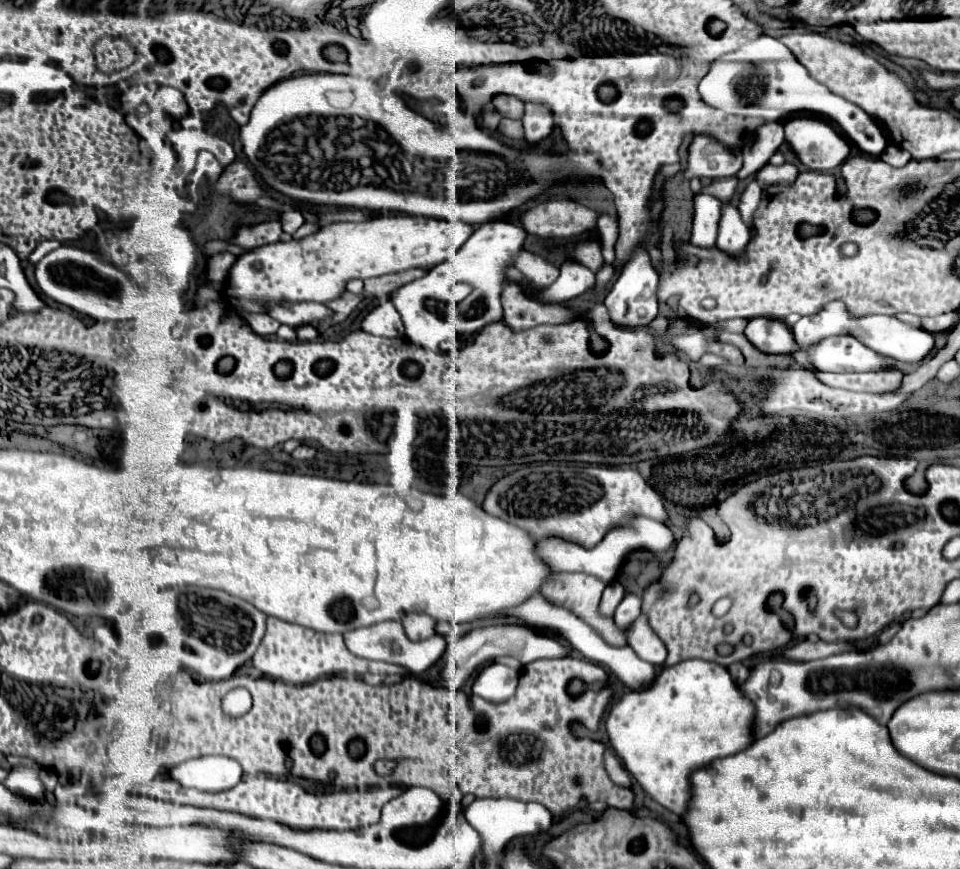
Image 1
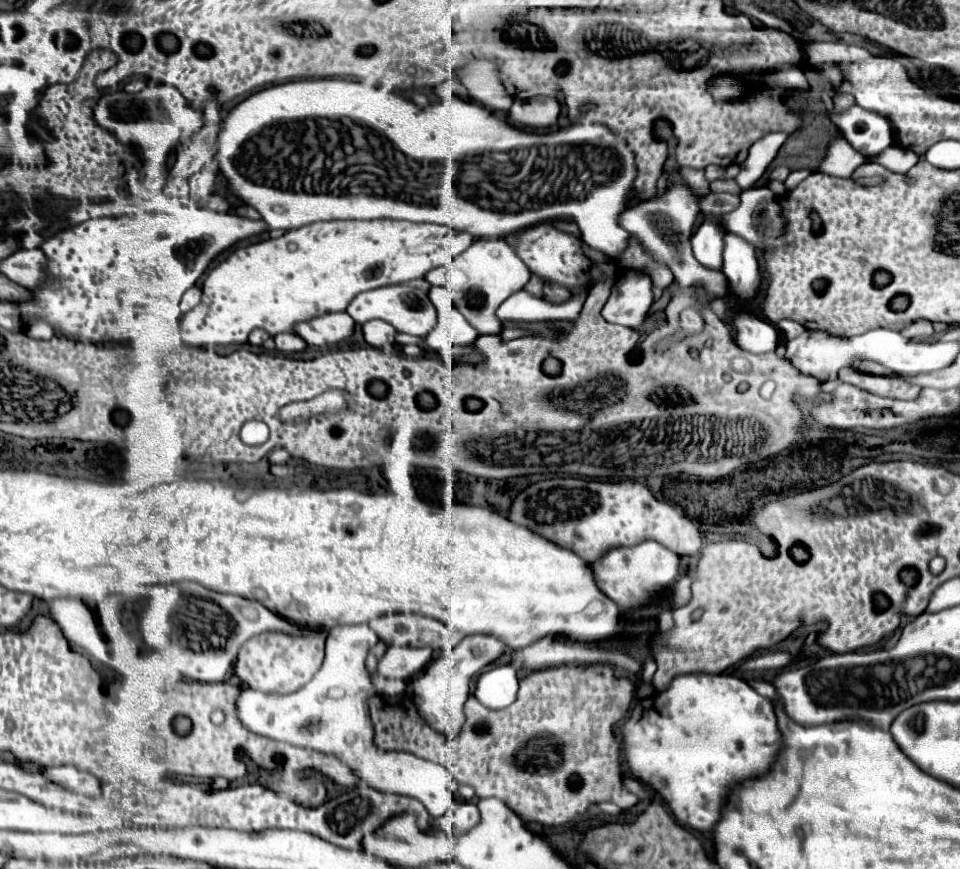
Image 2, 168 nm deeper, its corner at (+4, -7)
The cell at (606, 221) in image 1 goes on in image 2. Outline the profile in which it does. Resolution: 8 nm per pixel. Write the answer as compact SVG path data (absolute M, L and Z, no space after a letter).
M673 183L663 195L655 195L647 201L639 201L631 205L621 215L621 225L627 229L645 249L649 249L651 255L663 265L667 265L675 277L675 281L683 287L689 285L703 285L709 293L715 297L725 297L727 293L727 279L723 273L713 273L711 269L705 269L695 261L691 251L691 235L697 221L701 207L699 207L699 193L685 185L685 183Z

